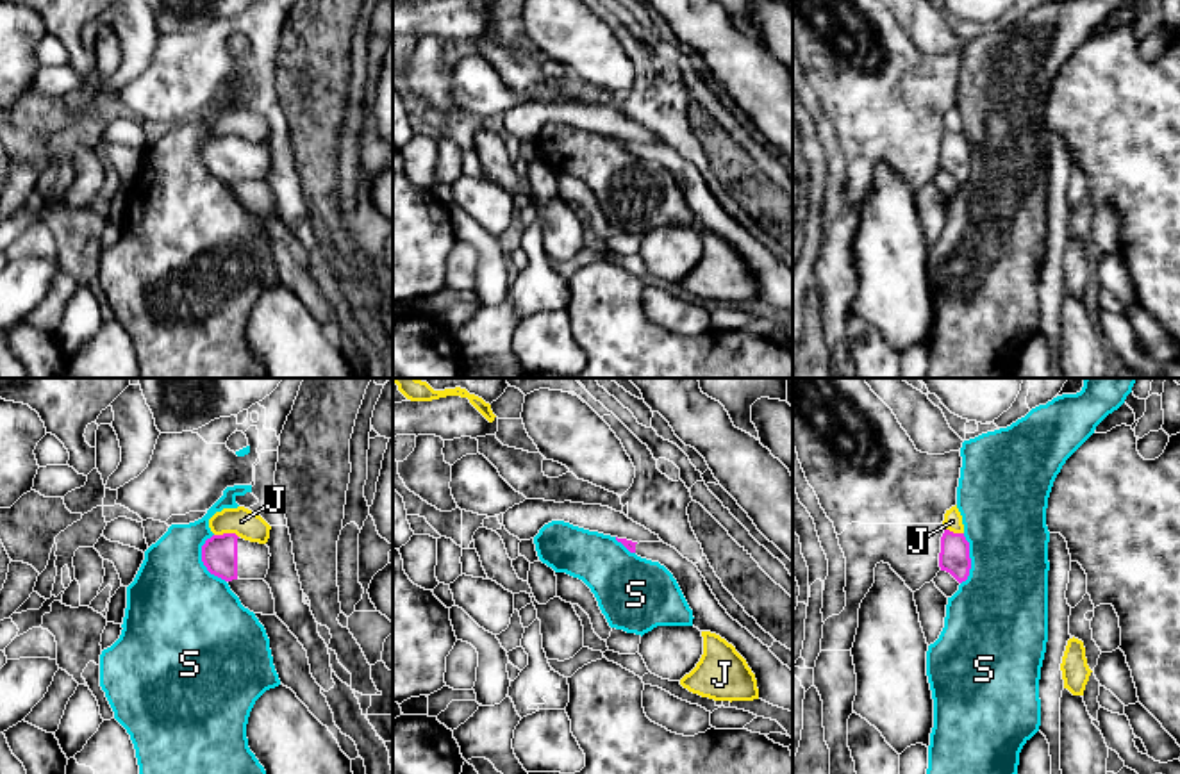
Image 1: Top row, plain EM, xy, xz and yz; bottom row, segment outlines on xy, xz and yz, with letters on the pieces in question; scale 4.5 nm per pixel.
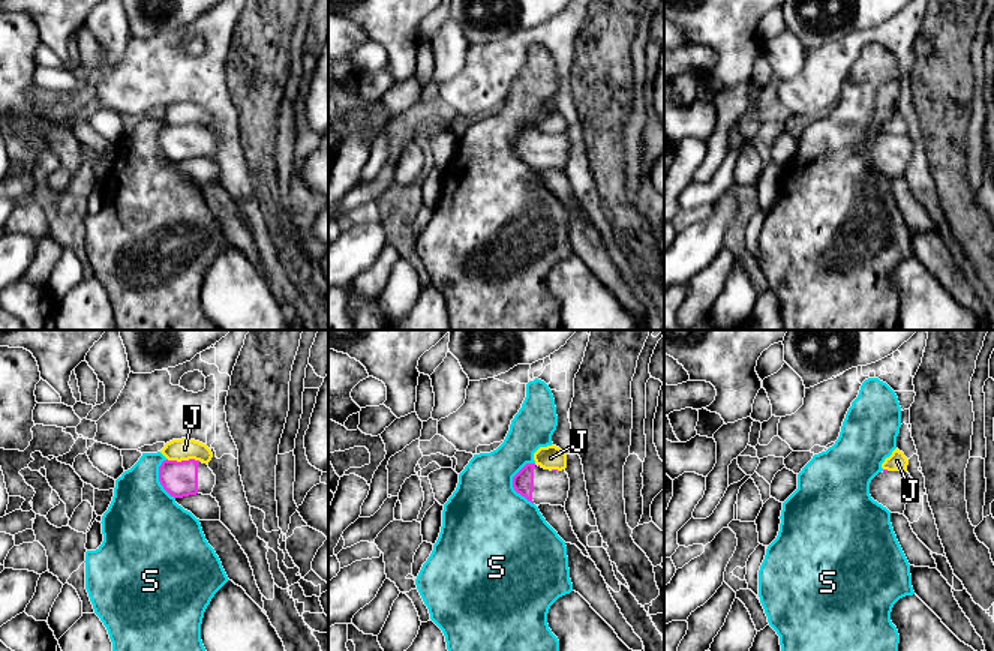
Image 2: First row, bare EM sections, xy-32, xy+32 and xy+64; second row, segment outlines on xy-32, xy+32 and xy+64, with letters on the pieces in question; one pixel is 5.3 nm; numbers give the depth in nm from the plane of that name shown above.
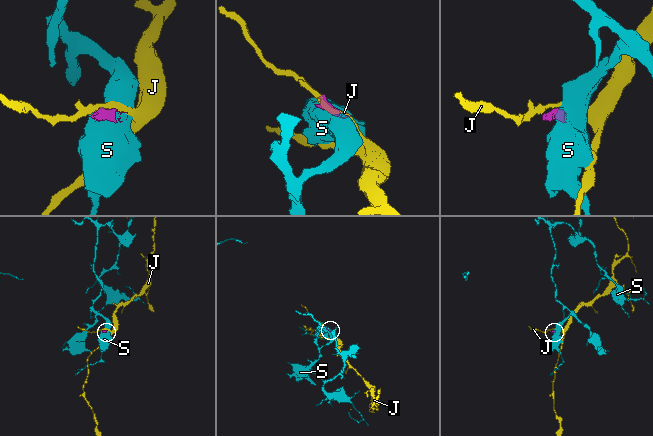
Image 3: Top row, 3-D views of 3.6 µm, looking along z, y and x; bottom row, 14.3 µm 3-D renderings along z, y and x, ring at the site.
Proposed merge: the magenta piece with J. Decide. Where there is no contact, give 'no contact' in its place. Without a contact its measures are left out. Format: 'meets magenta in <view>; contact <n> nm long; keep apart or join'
meets magenta in xy; contact 110 nm long; keep apart

